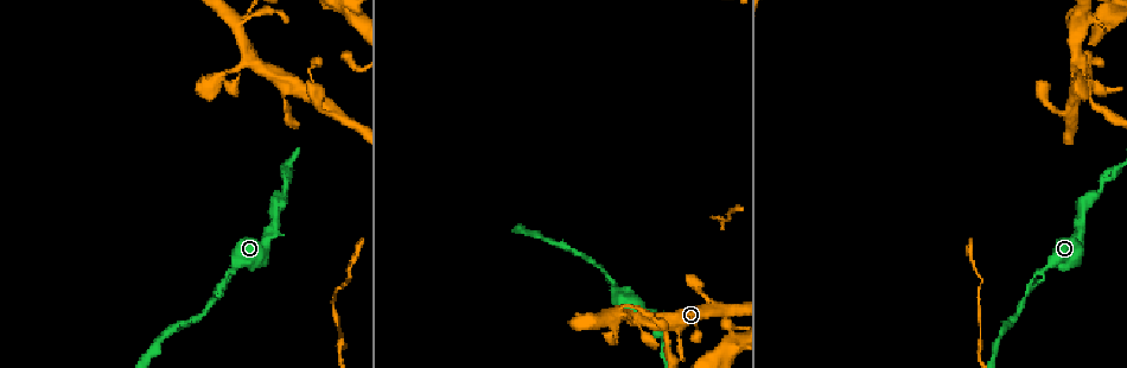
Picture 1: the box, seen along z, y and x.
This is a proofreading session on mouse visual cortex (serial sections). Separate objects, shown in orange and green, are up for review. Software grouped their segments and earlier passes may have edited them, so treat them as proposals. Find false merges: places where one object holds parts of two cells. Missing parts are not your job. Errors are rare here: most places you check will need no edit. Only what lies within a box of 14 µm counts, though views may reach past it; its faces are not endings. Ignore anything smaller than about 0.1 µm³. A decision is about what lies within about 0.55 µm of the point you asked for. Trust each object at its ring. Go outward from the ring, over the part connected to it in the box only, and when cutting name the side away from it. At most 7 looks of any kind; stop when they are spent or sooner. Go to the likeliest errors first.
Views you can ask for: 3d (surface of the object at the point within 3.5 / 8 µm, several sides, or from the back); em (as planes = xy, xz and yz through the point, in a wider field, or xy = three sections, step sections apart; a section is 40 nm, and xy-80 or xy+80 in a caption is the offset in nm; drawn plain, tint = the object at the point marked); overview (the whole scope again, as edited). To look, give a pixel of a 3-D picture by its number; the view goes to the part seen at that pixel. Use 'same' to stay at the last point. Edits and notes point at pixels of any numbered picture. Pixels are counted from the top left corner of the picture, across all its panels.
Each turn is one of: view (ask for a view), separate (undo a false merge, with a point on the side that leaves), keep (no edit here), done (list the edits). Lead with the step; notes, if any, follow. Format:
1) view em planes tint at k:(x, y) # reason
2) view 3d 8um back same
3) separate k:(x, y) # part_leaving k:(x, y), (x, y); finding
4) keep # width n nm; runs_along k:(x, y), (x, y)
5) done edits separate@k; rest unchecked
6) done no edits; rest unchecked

view 3d 3.5um at 1:(1089, 89) # a fork

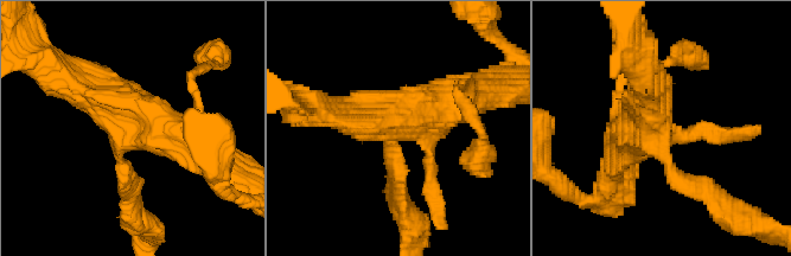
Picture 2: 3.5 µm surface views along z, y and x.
keep # runs_along 2:(196, 138), (148, 129), (68, 82); continuous, no second cell

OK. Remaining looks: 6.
view 3d 3.5um at 1:(1075, 73) # thin neck

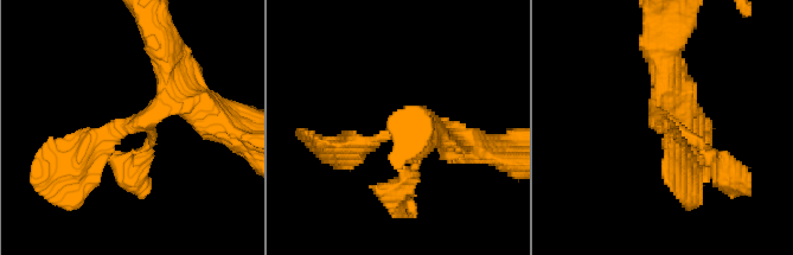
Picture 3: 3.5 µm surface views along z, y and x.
view em xy step 3 tint at 3:(668, 125)

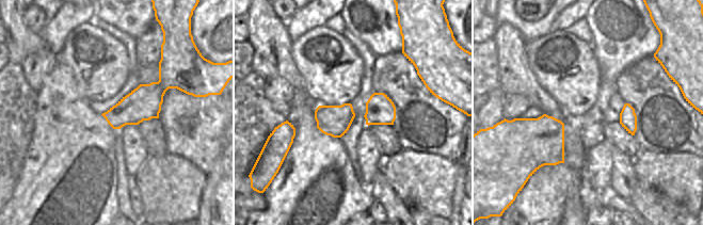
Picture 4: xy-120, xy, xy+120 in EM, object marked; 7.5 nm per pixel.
view em xy step 2 tint same # cut it another way

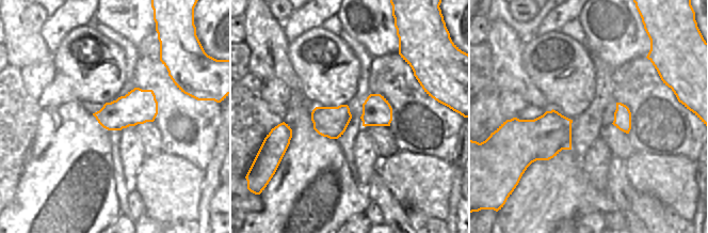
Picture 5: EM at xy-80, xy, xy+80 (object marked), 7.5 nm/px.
keep # runs_along 3:(192, 101), (94, 141), (76, 178); continuous, no second cell

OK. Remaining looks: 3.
view 3d 3.5um at 1:(237, 25)

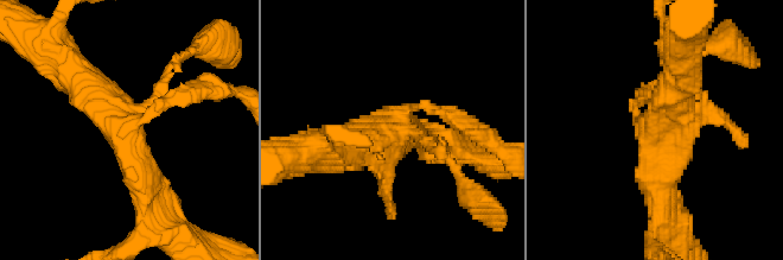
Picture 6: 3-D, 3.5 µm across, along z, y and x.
view em planes tint at 6:(659, 125)

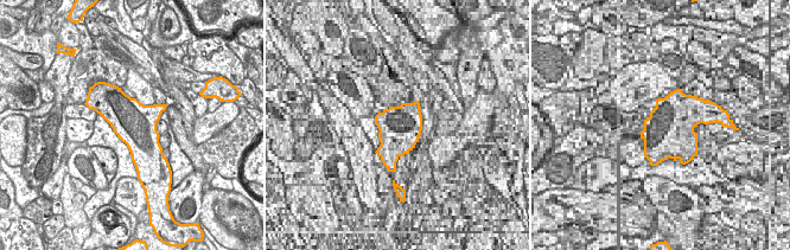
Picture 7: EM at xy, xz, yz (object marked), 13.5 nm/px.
keep # runs_along 6:(145, 200), (127, 124), (69, 69); all the same cell

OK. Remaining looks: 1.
done no edits; rest unchecked

